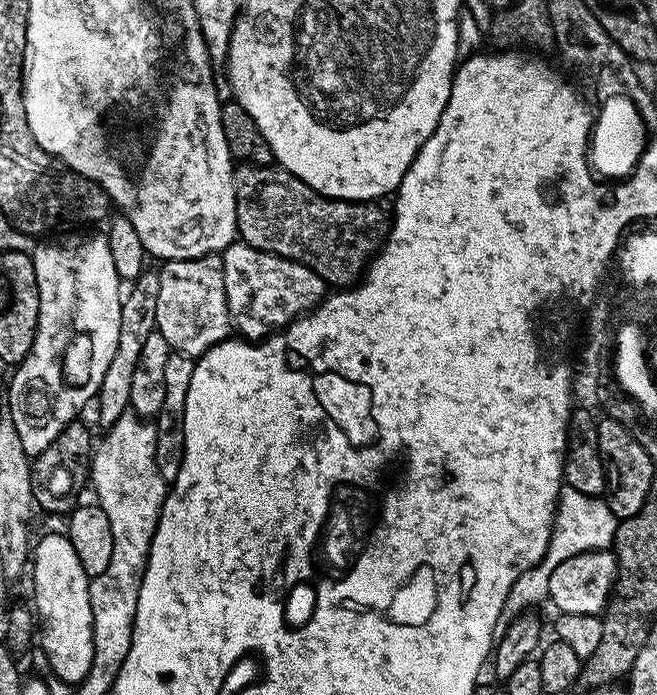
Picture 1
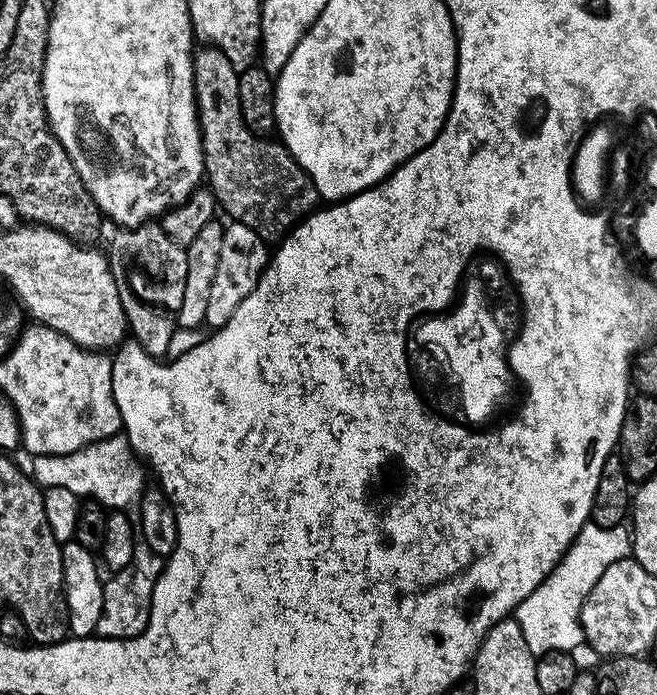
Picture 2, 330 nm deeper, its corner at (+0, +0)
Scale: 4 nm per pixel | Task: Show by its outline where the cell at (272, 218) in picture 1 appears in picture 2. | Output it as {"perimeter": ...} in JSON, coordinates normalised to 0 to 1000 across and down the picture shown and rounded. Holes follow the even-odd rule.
{"perimeter":[[[324,66],[311,68],[314,69],[297,71],[292,94],[298,125],[298,167],[304,171],[304,203],[311,212],[311,246],[315,263],[320,266],[320,275],[329,282],[330,295],[339,304],[341,299],[347,304],[353,319],[381,325],[381,331],[391,334],[403,348],[412,347],[414,334],[423,332],[425,328],[443,329],[482,298],[482,273],[473,256],[438,223],[431,206],[419,200],[408,201],[414,199],[397,199],[371,178],[368,153],[362,141],[365,104],[350,92],[333,71]]]}

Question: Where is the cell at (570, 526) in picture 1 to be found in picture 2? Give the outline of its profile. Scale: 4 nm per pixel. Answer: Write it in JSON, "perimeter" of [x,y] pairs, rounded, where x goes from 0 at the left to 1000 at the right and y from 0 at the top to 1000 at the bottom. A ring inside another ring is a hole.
{"perimeter":[[[892,753],[871,777],[861,797],[852,801],[845,820],[828,833],[790,872],[785,873],[782,891],[795,901],[795,912],[801,918],[801,929],[811,944],[820,947],[834,938],[871,938],[881,927],[890,925],[889,908],[883,885],[886,872],[910,839],[910,832],[922,826],[935,809],[957,804],[962,791],[962,773],[950,754],[941,757],[910,757]]]}

